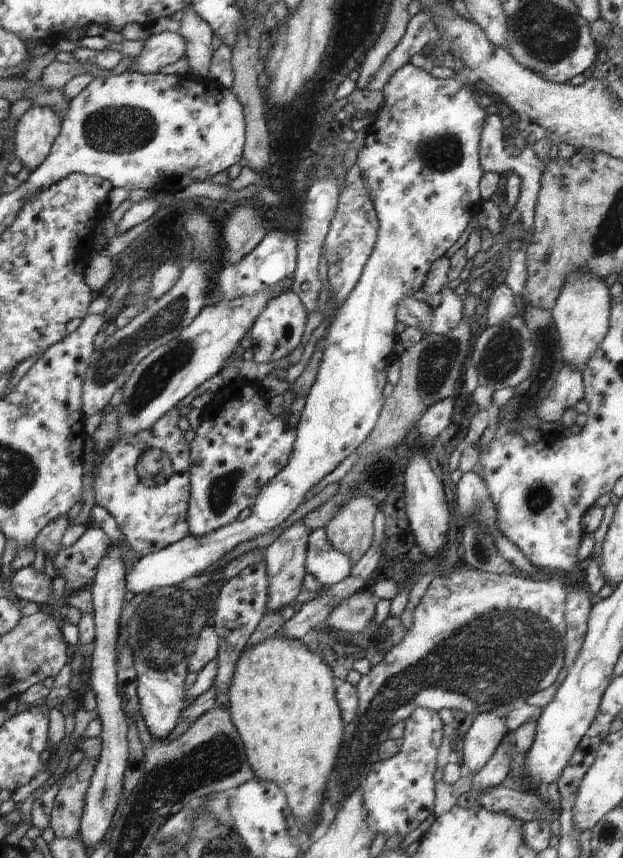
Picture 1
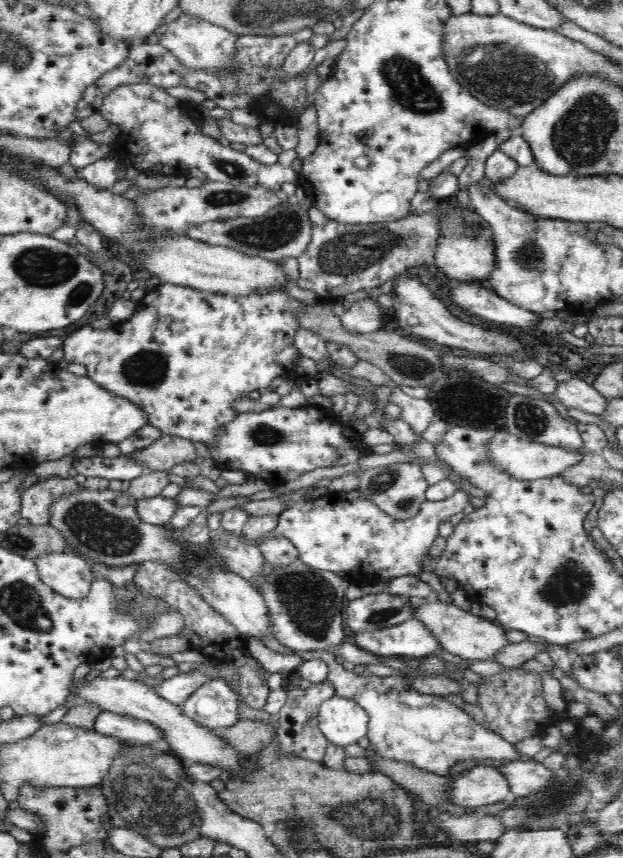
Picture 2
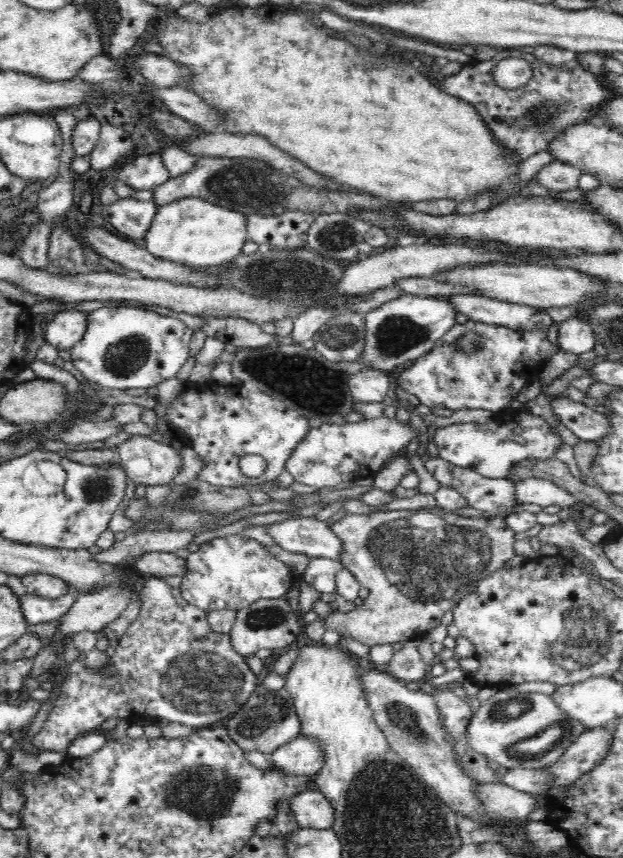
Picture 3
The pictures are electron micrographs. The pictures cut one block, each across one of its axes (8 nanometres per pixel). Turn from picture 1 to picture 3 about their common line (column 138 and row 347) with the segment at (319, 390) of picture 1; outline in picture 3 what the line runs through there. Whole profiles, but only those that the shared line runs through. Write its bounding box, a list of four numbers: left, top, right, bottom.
[558,317,596,354]

